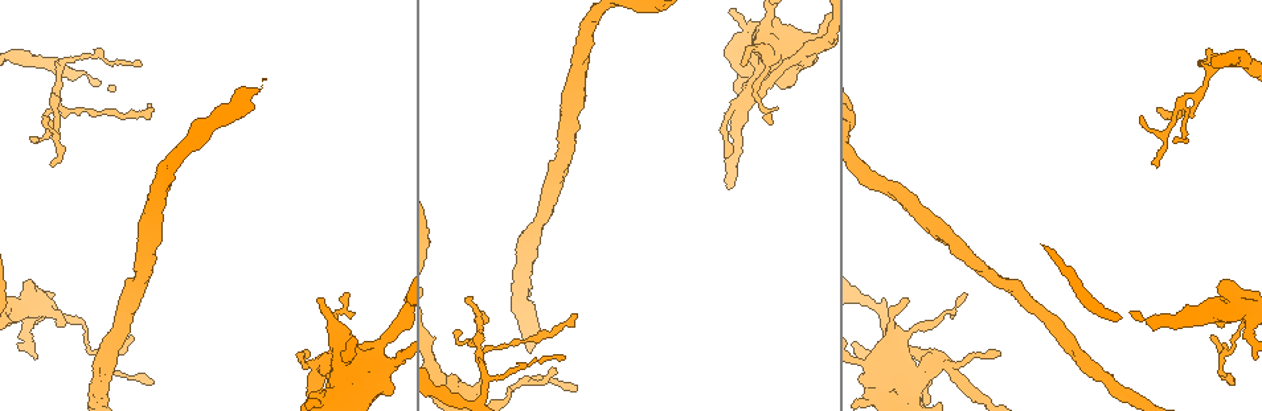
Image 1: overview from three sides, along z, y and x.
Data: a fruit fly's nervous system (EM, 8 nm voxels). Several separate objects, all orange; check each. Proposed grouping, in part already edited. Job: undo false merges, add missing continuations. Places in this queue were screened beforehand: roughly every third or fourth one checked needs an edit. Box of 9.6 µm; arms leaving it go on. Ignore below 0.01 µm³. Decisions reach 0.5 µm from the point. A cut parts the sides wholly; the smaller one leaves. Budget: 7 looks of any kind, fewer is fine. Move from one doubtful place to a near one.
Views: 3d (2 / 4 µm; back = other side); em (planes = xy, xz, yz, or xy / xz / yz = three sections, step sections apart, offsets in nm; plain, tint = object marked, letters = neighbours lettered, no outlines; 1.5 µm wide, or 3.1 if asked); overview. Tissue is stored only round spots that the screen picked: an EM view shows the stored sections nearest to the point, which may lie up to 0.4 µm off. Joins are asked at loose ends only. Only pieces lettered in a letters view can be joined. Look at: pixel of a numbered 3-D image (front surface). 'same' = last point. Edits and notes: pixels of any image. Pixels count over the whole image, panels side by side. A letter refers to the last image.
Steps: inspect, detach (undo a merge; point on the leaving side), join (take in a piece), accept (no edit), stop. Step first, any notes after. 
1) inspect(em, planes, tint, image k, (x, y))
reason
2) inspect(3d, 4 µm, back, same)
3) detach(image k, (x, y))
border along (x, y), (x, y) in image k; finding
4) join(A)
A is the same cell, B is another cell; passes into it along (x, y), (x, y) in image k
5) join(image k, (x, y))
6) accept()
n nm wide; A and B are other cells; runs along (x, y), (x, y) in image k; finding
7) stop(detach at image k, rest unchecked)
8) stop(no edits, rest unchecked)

inspect(em, planes, letters, image 1, (1232, 378))
an open end

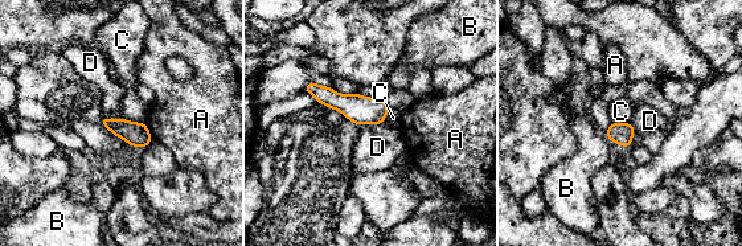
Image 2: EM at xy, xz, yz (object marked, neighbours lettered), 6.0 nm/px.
accept()
130 nm wide; A, B, C and D are other cells; none of them fits

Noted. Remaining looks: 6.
inspect(em, planes, letters, image 1, (1247, 63))
four-way junction

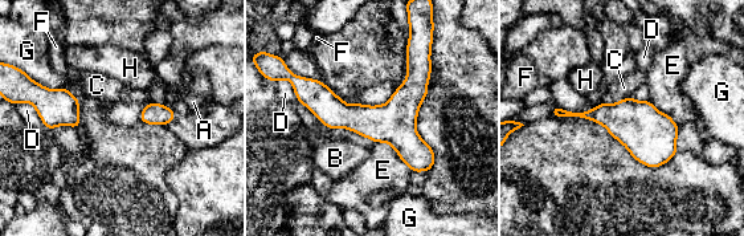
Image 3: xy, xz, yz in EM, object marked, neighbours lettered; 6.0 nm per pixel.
accept()
D touches over 650 nm; A, B, C, D, E, F, G and H are other cells; border along (375, 142), (387, 142), (413, 171) in image 3; continuous, no second neuron

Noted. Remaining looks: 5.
inspect(em, planes, letters, image 1, (1157, 108))
branch stops here

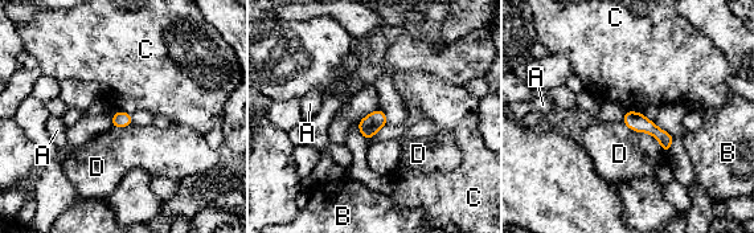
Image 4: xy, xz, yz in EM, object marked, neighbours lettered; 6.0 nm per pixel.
accept()
D touches over 340 nm; A, B, C and D are other cells; runs along (628, 114), (651, 127), (666, 146) in image 4; no lettered piece goes on from it

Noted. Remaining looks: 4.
stop(no edits, rest unchecked)

